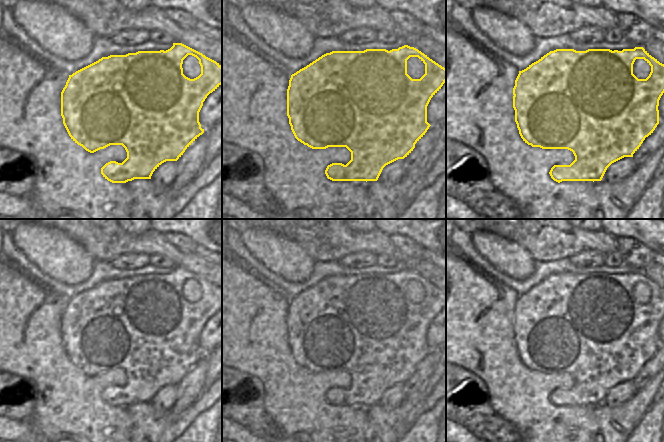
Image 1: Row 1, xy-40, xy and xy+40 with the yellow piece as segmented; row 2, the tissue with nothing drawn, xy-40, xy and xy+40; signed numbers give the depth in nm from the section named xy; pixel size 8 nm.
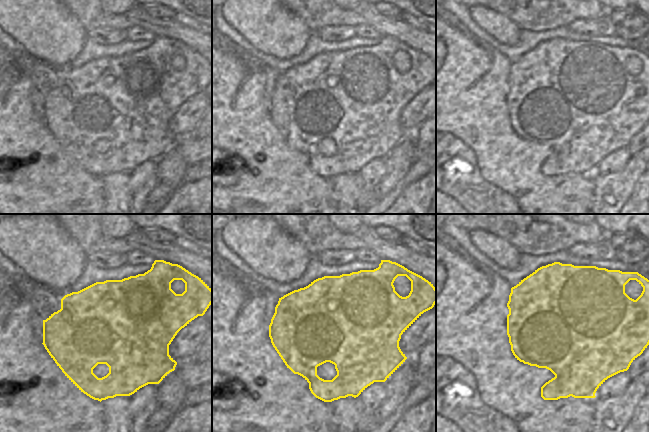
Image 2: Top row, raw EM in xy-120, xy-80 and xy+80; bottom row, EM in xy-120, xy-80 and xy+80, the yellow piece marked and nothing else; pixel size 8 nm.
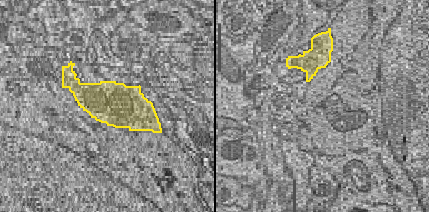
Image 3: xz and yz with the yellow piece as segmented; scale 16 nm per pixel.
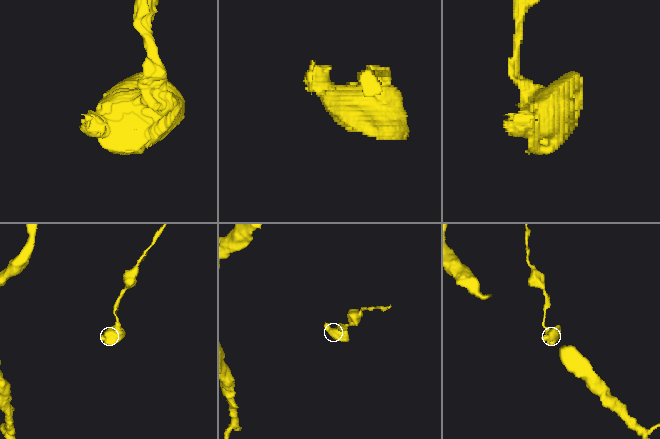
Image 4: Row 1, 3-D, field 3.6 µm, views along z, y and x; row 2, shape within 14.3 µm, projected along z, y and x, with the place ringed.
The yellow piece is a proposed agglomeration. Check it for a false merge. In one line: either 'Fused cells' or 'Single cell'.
Fused cells.

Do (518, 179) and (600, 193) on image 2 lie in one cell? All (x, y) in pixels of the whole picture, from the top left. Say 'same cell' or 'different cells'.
different cells

